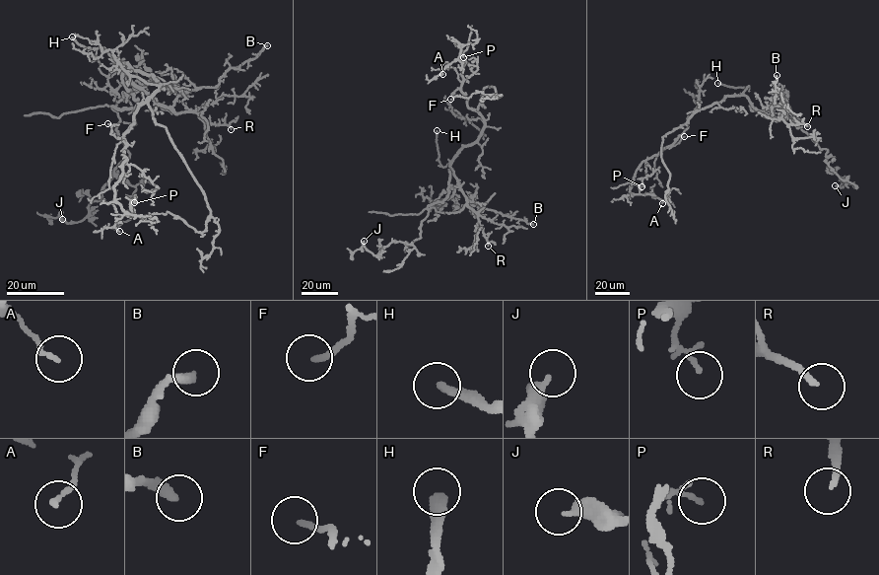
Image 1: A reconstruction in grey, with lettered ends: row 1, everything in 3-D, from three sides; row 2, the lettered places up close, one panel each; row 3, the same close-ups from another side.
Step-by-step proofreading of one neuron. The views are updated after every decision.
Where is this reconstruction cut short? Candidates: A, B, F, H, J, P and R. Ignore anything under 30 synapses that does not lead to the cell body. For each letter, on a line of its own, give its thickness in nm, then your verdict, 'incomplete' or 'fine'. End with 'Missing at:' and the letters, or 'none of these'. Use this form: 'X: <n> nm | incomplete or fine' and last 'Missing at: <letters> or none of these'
A: 130 nm | fine
B: 300 nm | fine
F: 150 nm | fine
H: 280 nm | incomplete
J: 340 nm | fine
P: 90 nm | fine
R: 180 nm | incomplete
Missing at: H, R

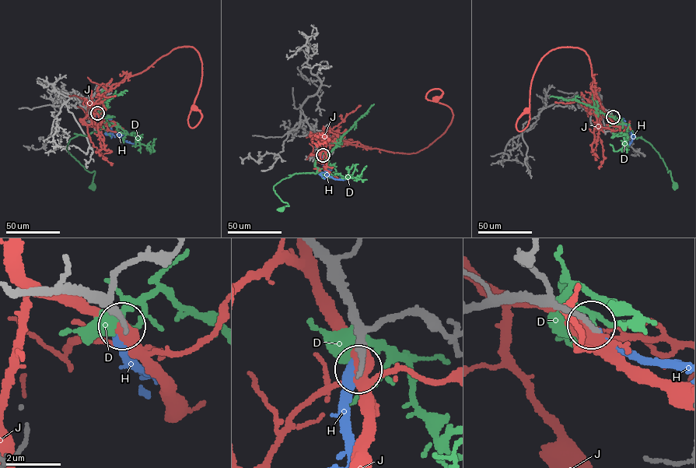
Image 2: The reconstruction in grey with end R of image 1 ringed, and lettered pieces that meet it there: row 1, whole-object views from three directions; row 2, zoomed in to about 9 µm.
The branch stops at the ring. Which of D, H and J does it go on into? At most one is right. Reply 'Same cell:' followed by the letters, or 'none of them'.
Same cell: H

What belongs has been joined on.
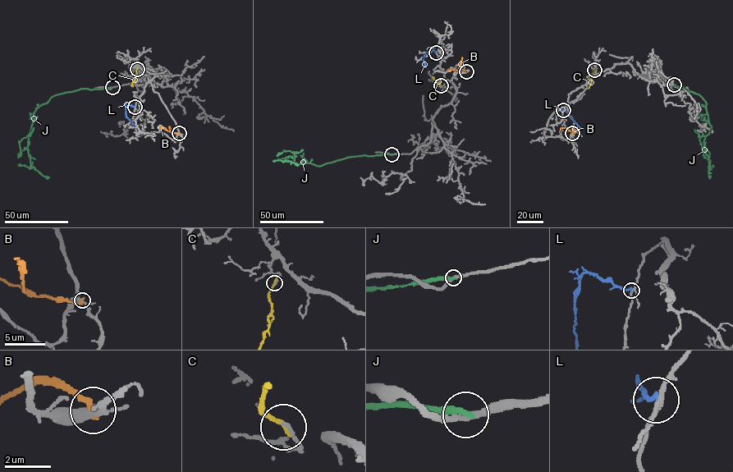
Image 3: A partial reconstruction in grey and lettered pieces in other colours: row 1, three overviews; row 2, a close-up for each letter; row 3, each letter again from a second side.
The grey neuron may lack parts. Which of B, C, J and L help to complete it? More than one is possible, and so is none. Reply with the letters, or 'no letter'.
no letter

